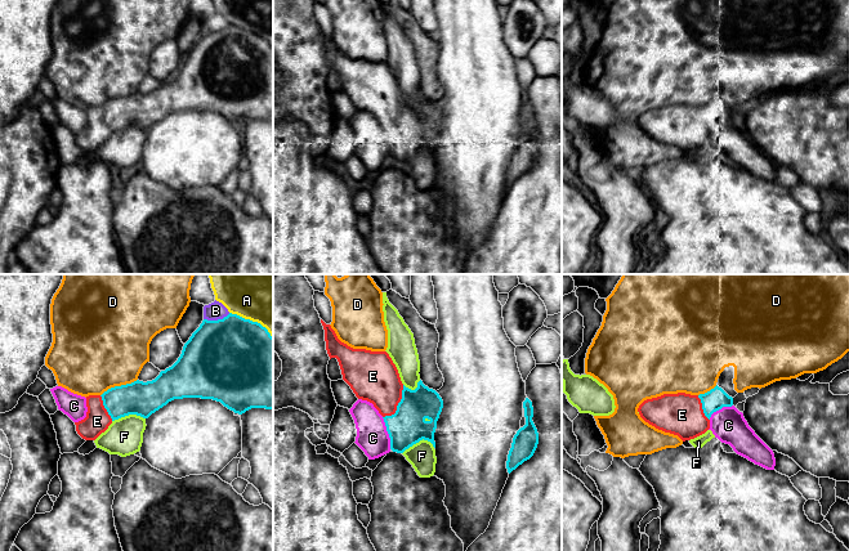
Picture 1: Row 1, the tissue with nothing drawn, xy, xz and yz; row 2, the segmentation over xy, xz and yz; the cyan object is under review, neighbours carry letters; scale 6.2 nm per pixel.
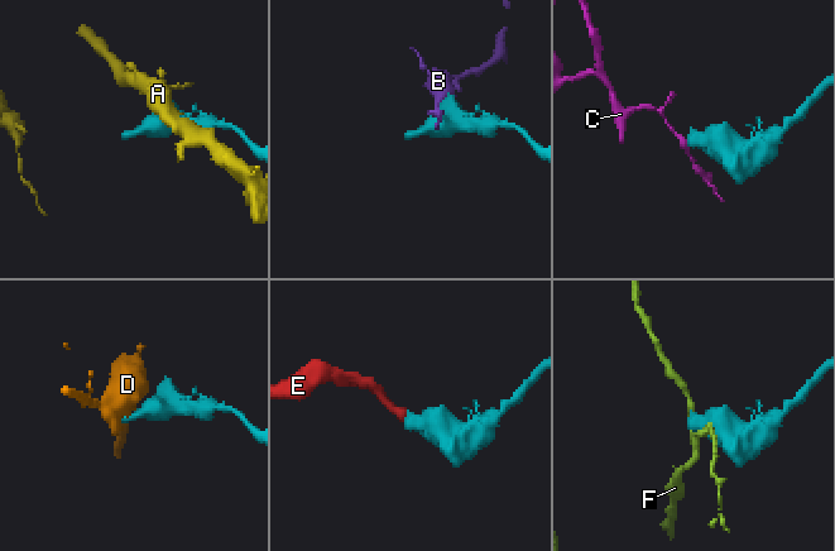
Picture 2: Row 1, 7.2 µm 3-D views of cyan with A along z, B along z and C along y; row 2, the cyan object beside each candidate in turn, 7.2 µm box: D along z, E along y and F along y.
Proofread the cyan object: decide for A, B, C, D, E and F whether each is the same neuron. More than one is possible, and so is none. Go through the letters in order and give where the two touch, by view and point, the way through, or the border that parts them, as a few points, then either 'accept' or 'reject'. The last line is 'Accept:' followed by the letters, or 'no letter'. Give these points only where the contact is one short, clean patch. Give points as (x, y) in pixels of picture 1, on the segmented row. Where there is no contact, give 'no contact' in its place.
A: meets cyan in xy at (251, 321); reject
B: meets cyan in xy at (218, 319); reject
C: meets cyan in xz at (388, 433); reject
D: meets cyan in xy at (119, 386); reject
E: meets cyan in xz at (398, 404); accept
F: meets cyan in xz at (418, 442); reject
Accept: E

